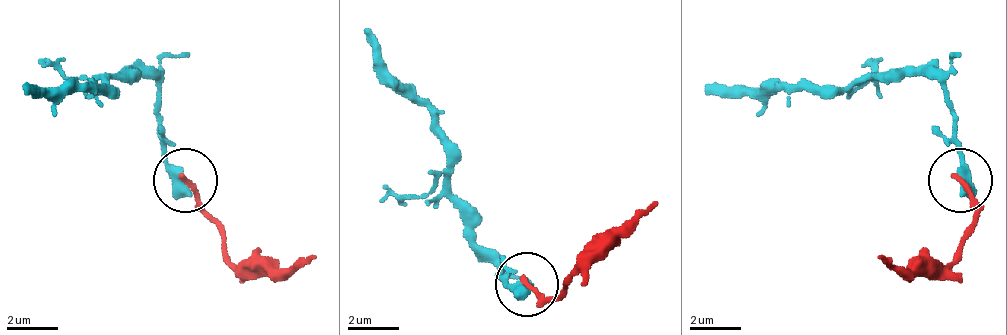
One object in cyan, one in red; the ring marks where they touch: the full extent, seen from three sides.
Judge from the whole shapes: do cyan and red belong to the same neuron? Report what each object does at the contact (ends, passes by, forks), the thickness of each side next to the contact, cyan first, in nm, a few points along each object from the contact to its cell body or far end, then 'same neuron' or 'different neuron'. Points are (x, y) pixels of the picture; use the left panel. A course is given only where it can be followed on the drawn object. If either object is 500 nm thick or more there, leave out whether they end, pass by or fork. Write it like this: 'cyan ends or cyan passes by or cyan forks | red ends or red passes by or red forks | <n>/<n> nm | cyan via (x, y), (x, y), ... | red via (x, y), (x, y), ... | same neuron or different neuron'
550/240 nm | cyan via (187, 185), (167, 160), (161, 102), (148, 77), (136, 77), (104, 89), (21, 83) | red via (187, 179), (231, 262), (301, 268), (314, 255) | different neuron

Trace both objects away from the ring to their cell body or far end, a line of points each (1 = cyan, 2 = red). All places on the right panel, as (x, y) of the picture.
1: (959, 185), (952, 102), (933, 77), (889, 77), (844, 89), (704, 83)
2: (959, 179), (972, 223), (946, 262), (889, 268), (876, 255)

